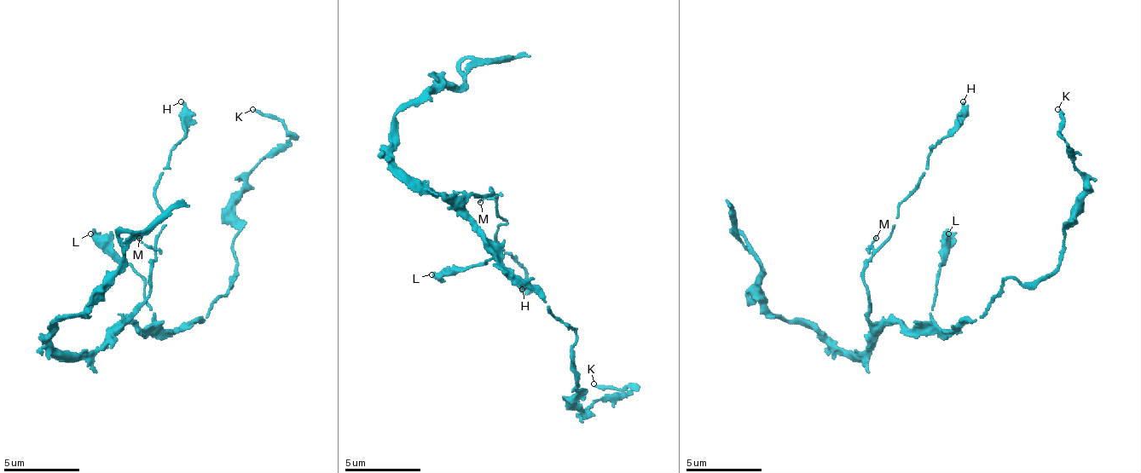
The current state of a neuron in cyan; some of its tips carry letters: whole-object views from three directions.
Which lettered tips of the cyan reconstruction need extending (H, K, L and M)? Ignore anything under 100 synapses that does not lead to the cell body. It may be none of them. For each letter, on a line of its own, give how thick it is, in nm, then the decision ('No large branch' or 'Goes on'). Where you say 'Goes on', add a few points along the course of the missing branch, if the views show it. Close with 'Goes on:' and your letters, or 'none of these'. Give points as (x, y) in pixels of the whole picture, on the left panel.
H: Thickness 400 nm. No large branch
K: Thickness 180 nm. No large branch
L: Thickness 440 nm. No large branch
M: Thickness 90 nm. No large branch
Goes on: none of these

